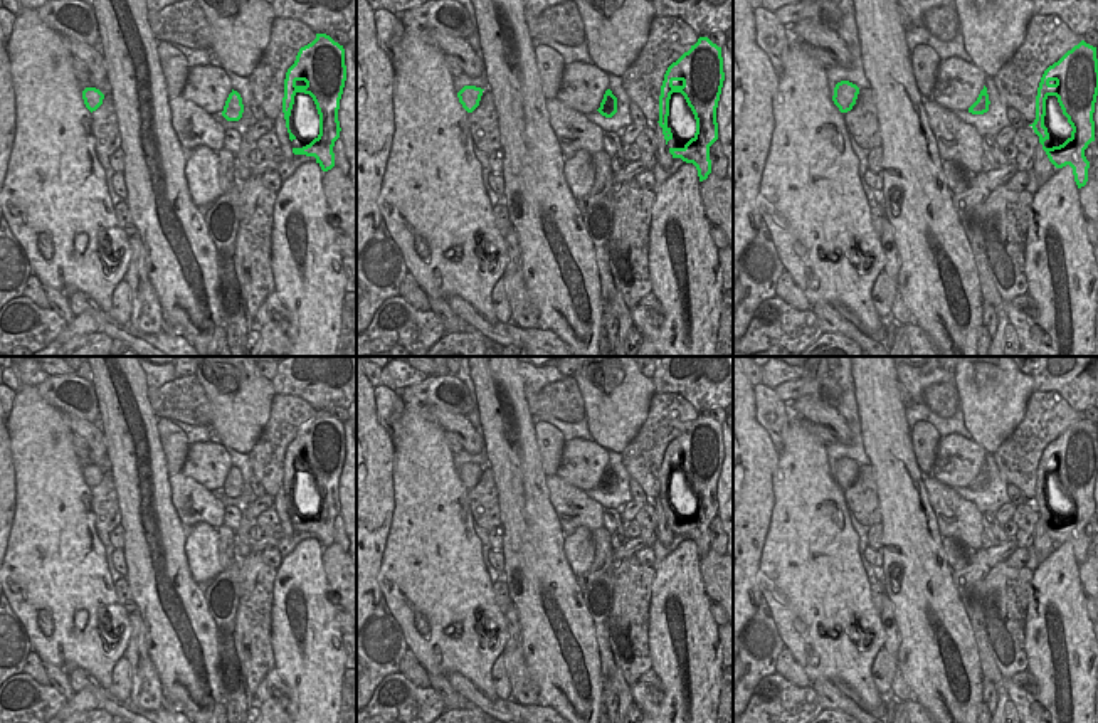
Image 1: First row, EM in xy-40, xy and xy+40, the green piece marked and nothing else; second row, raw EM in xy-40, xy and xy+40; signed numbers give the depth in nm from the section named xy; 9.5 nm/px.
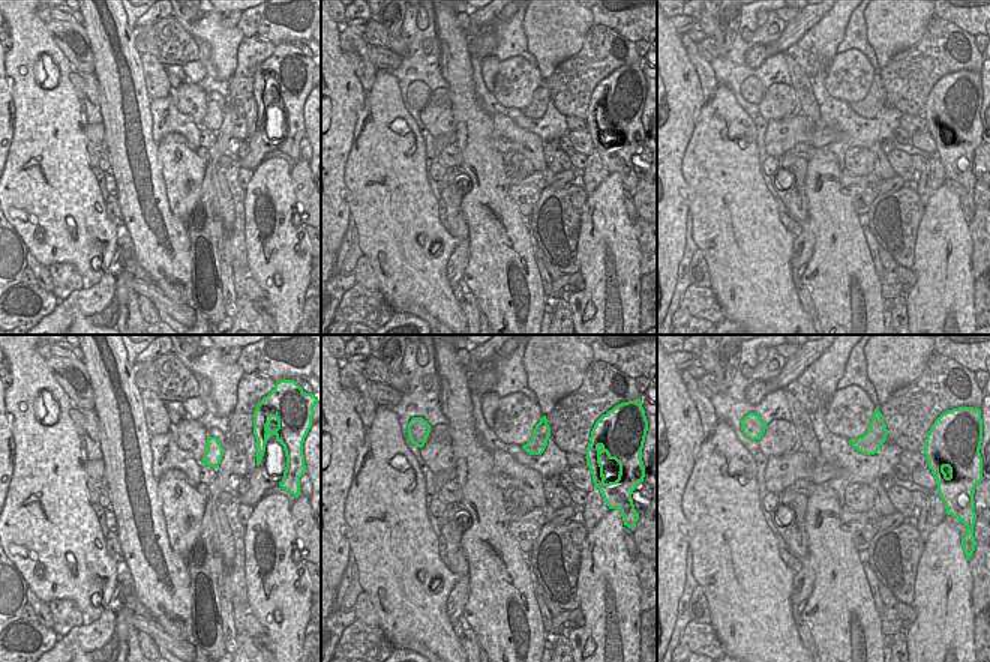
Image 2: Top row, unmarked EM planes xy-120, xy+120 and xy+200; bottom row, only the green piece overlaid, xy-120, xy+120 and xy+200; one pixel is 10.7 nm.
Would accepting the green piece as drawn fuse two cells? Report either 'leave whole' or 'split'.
split

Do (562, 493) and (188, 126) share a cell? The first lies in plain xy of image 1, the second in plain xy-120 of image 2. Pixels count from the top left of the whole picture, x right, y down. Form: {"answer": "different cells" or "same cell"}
{"answer": "same cell"}

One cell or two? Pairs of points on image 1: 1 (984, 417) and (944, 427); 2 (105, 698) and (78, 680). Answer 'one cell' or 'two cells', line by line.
1: two cells
2: one cell

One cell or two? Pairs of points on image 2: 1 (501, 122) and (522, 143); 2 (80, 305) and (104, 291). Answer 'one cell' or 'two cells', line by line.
1: one cell
2: one cell

